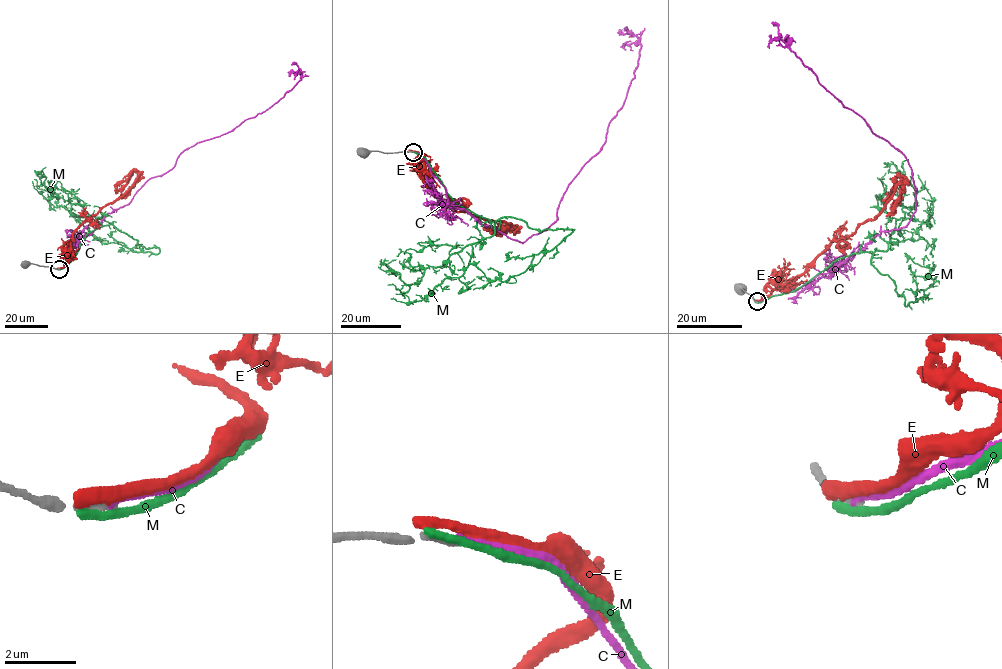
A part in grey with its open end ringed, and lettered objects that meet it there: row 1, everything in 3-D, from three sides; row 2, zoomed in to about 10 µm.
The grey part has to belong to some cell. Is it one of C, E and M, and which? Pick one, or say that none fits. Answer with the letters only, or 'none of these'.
none of these

